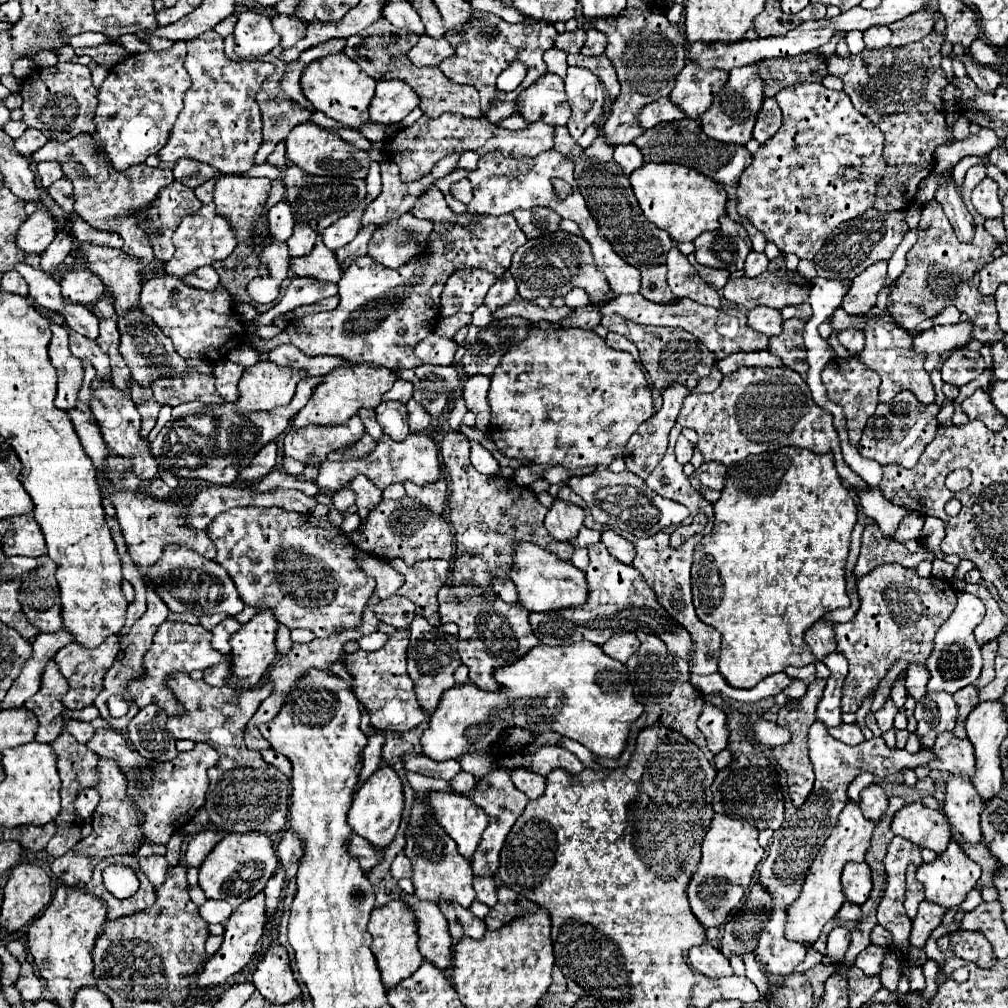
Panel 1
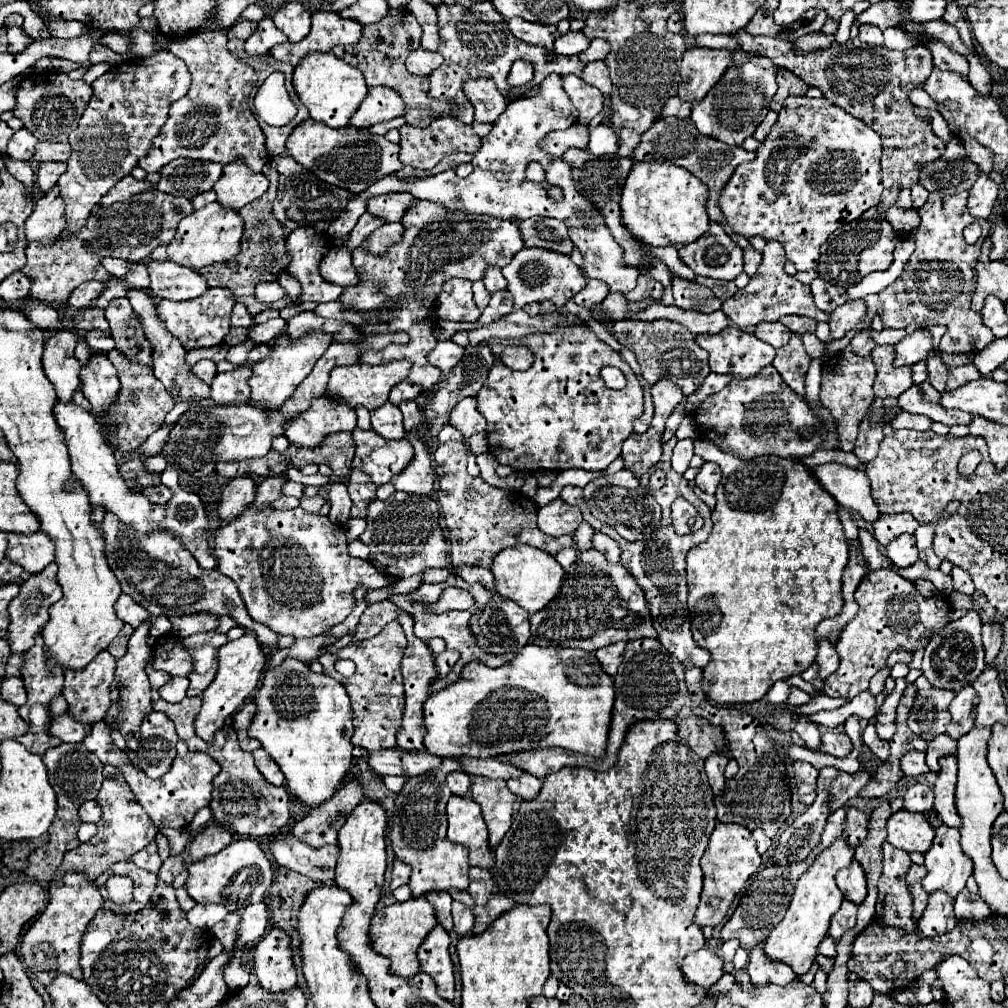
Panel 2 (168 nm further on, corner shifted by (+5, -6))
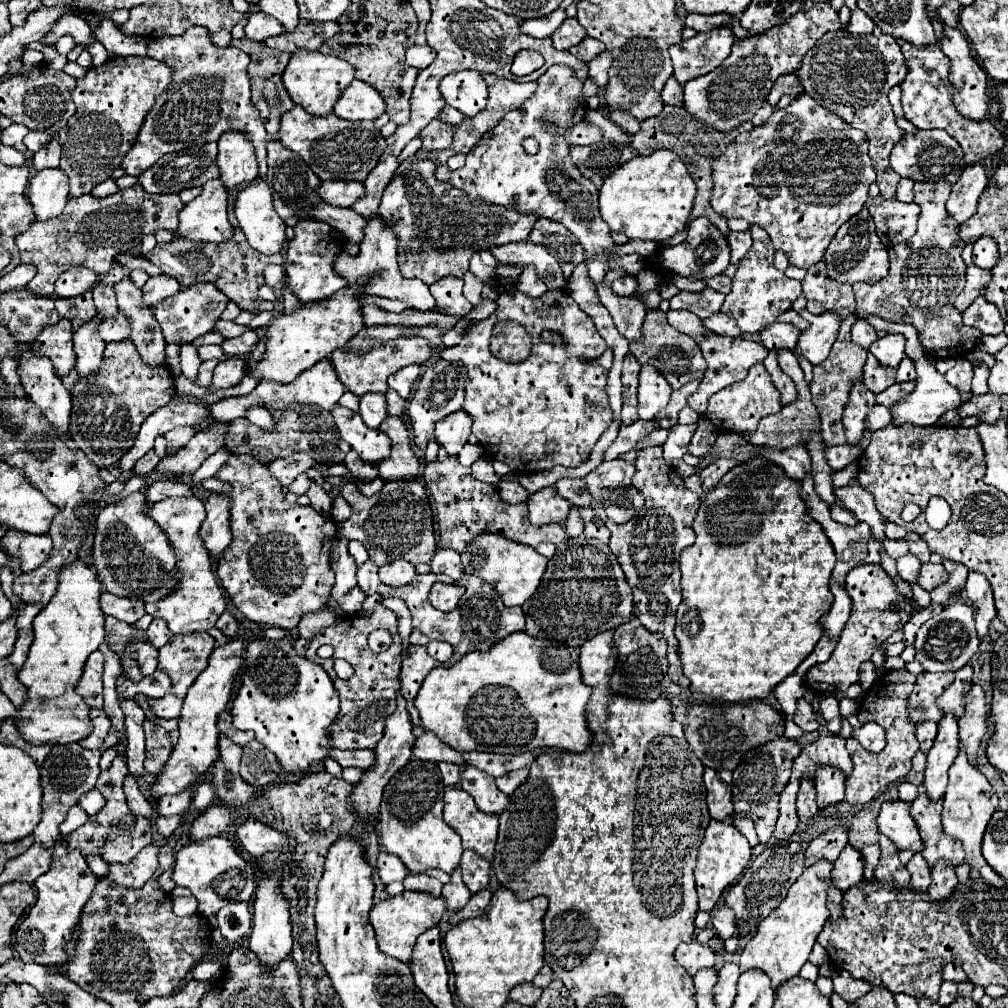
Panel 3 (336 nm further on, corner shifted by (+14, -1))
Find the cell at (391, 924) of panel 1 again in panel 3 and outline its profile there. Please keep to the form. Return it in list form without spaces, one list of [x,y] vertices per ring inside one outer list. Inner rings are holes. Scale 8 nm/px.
[[[404,891],[396,897],[388,897],[388,899],[380,901],[370,911],[370,923],[376,931],[380,951],[390,955],[390,957],[396,957],[404,963],[410,963],[412,949],[414,949],[414,943],[416,943],[418,935],[422,935],[428,927],[438,925],[444,911],[446,911],[444,899],[432,897],[428,893],[416,893],[416,891]]]

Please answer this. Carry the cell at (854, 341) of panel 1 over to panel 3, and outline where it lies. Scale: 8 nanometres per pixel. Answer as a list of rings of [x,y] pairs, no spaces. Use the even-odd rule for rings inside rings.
[[[858,319],[858,321],[854,323],[854,327],[852,327],[852,341],[854,341],[856,345],[868,349],[876,339],[878,339],[878,337],[876,337],[876,329],[874,329],[868,321]]]

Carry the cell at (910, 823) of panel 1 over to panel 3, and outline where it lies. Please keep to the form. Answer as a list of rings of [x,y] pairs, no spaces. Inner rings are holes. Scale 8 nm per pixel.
[[[890,801],[882,803],[878,815],[878,829],[898,849],[912,849],[922,851],[922,839],[916,827],[916,821],[910,815],[910,805],[904,801]]]

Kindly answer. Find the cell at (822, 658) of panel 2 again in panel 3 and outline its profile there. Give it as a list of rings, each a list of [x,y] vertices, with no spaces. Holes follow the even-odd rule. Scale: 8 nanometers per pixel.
[[[830,581],[830,591],[834,593],[834,603],[832,603],[832,609],[822,615],[820,619],[820,627],[822,631],[828,635],[828,639],[832,641],[838,641],[846,621],[848,621],[848,615],[850,615],[850,607],[852,607],[852,599],[848,597],[848,593],[844,591],[844,587],[836,585],[834,581]]]

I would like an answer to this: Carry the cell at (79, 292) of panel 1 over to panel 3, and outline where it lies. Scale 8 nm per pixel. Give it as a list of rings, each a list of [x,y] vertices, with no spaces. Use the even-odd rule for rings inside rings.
[[[74,267],[62,273],[56,281],[56,295],[58,297],[76,297],[82,295],[84,291],[90,291],[92,285],[100,279],[96,273],[84,269],[84,267]]]

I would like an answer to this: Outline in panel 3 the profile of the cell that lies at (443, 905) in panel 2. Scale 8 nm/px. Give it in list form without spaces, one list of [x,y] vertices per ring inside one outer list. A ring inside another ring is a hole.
[[[424,873],[420,875],[408,875],[408,879],[402,881],[406,889],[416,889],[416,891],[422,891],[422,893],[428,893],[432,897],[440,897],[442,893],[442,883],[438,879],[432,879]]]

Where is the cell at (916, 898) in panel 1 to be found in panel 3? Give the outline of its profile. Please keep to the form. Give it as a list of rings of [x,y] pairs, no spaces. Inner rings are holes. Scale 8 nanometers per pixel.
[[[916,853],[916,855],[908,861],[906,869],[908,869],[910,875],[912,875],[912,881],[910,881],[912,891],[924,893],[924,891],[928,889],[928,885],[930,885],[930,869],[928,869],[926,859],[924,859],[920,853]]]

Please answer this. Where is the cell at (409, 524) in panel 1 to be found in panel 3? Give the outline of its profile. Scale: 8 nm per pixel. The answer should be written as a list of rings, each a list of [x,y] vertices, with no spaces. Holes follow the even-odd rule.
[[[346,481],[340,493],[350,503],[352,515],[348,521],[340,523],[338,535],[360,541],[366,547],[370,559],[378,567],[390,565],[396,559],[404,559],[412,565],[432,561],[436,553],[436,541],[434,541],[434,527],[432,527],[432,511],[422,483],[390,481],[382,487],[380,493],[372,497],[364,497],[352,481]]]

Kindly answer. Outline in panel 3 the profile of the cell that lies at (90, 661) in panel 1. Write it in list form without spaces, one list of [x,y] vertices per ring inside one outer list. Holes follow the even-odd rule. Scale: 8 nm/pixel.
[[[94,651],[88,657],[84,673],[76,685],[76,693],[84,697],[86,705],[96,709],[102,709],[102,665],[104,665],[102,651]]]

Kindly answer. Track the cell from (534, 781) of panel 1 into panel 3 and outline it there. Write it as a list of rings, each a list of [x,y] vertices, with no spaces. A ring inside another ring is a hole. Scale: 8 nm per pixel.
[[[518,769],[518,771],[510,771],[502,777],[496,779],[496,785],[500,787],[500,791],[504,791],[506,795],[512,795],[528,777],[528,769]]]

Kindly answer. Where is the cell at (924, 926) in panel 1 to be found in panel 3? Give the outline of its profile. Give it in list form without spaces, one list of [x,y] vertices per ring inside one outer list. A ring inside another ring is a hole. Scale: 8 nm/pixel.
[[[936,863],[932,867],[932,883],[928,887],[930,899],[948,899],[948,895],[956,889],[956,883],[958,879],[954,867],[948,863]]]

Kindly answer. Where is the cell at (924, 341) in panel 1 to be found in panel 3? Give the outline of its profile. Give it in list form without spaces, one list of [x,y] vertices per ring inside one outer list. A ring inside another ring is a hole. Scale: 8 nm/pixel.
[[[886,335],[870,345],[870,353],[884,365],[884,367],[898,367],[900,361],[906,357],[904,353],[906,337],[904,335]]]

